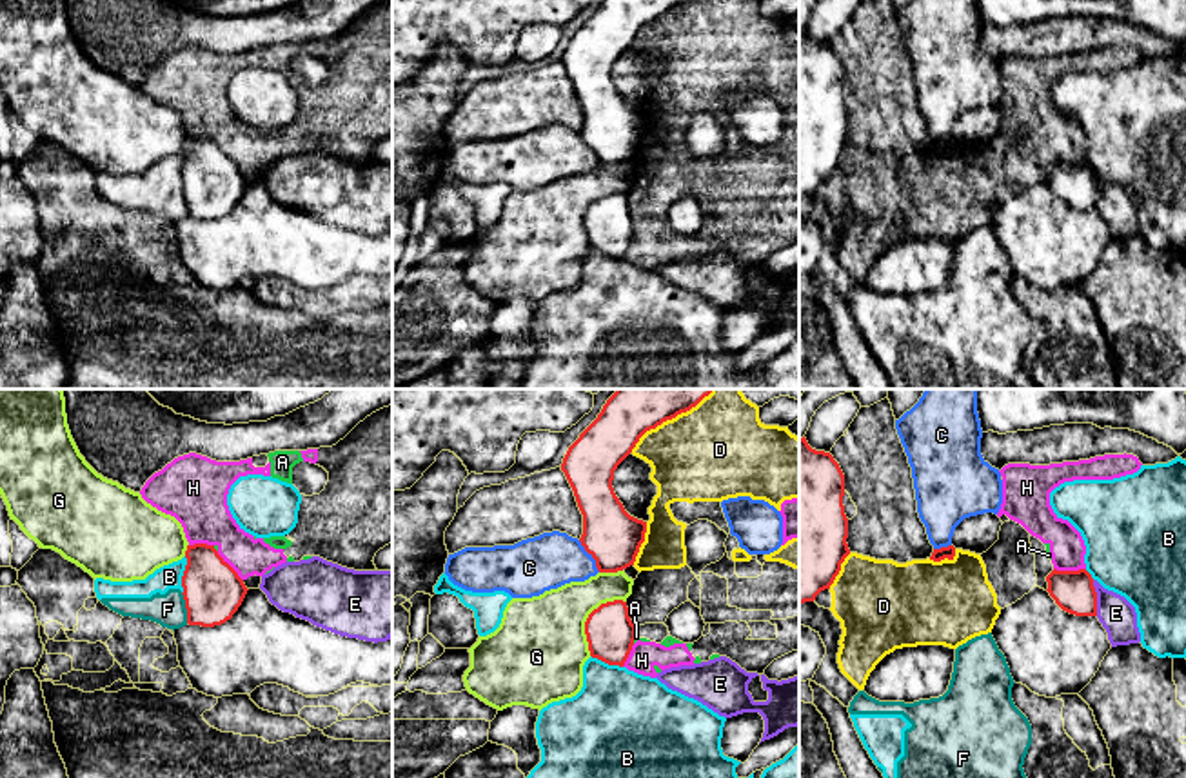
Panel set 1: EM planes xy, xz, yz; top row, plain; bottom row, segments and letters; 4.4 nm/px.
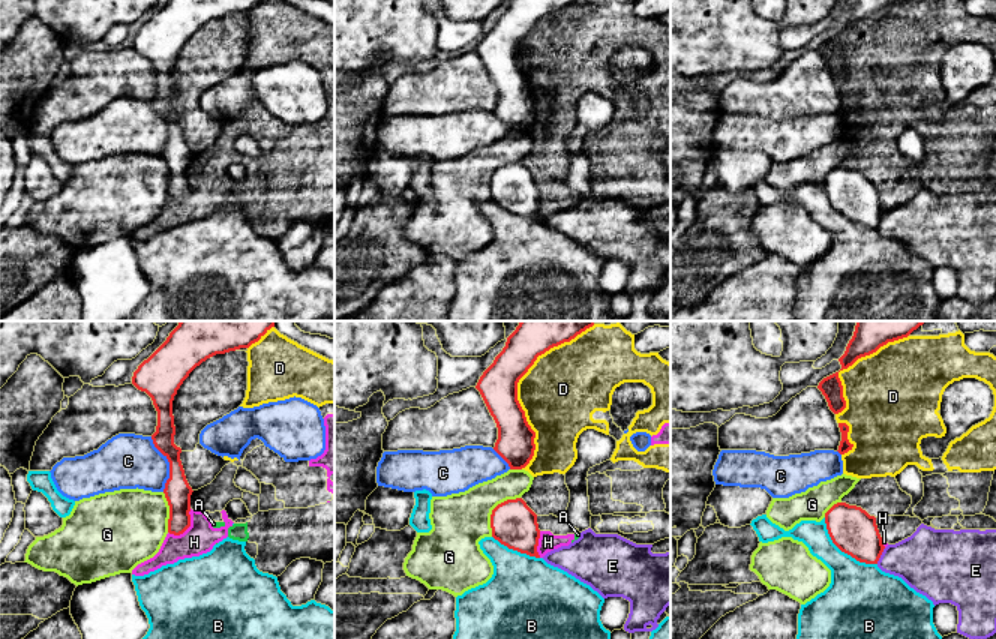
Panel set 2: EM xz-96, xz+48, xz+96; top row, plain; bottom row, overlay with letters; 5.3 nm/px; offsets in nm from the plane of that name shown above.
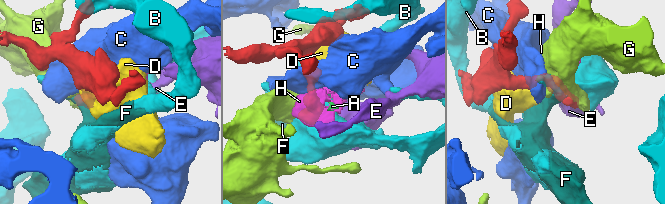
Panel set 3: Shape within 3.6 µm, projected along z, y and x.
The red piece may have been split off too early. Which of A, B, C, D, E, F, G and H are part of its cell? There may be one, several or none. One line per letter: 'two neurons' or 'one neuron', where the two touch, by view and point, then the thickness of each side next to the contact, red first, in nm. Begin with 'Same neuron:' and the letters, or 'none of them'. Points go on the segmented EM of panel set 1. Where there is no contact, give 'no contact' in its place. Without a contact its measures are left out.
Same neuron: none of them
A: two neurons; meets red in xz at (634, 638); 220 nm thick on the red side, 20 nm on the other
B: two neurons; meets red in xy at (184, 575); 260 nm thick on the red side, 110 nm on the other
C: two neurons; meets red in xz at (592, 557); 240 nm thick on the red side, 240 nm on the other
D: two neurons; meets red in xz at (669, 418); 300 nm thick on the red side, 440 nm on the other
E: two neurons; meets red in yz at (1096, 598); 180 nm thick on the red side, 160 nm on the other
F: two neurons; meets red in xy at (186, 608); 260 nm thick on the red side, 150 nm on the other
G: two neurons; meets red in xz at (589, 617); 220 nm thick on the red side, 400 nm on the other
H: two neurons; meets red in yz at (1070, 571); 180 nm thick on the red side, 160 nm on the other

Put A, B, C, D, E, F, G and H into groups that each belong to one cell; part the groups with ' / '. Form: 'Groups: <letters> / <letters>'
Groups: A D H / B F / C / E / G

